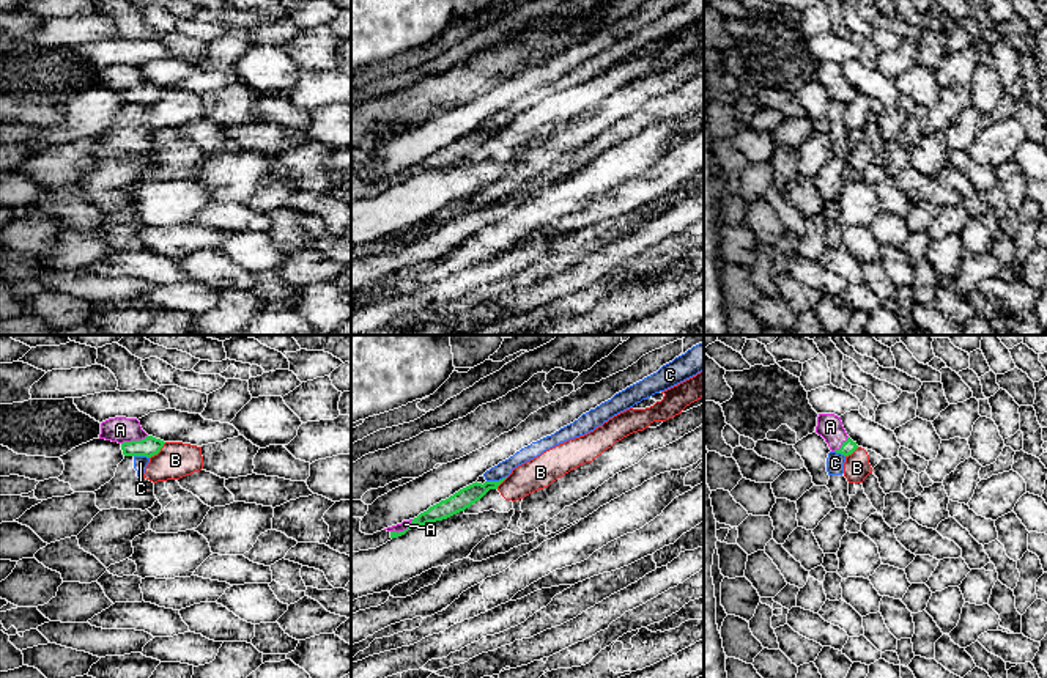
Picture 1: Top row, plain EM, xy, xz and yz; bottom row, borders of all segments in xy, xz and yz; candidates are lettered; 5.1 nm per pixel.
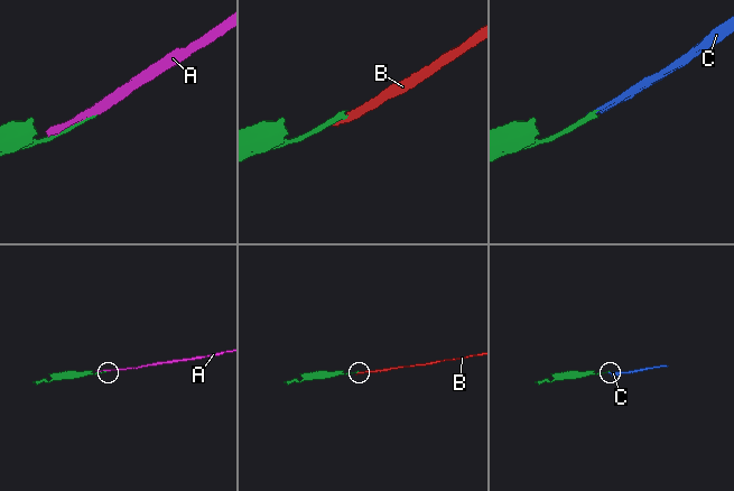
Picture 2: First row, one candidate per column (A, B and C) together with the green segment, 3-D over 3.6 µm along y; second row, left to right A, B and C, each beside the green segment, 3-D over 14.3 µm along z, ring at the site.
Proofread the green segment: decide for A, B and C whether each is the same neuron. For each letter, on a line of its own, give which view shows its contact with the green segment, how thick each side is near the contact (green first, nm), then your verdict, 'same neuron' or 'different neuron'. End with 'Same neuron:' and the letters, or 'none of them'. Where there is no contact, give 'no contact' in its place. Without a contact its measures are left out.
A: meets green in xy; 100 nm thick on the green side, 130 nm on the other; same neuron
B: meets green in xy; 100 nm thick on the green side, 190 nm on the other; different neuron
C: meets green in xz; 100 nm thick on the green side, 80 nm on the other; different neuron
Same neuron: A

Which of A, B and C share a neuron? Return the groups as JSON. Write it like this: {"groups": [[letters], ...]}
{"groups": [["A"], ["B"], ["C"]]}

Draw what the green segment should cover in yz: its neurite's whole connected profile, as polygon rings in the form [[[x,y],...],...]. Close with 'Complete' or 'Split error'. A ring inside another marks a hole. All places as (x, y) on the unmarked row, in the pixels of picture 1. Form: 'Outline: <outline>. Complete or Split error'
Outline: [[[819,61],[816,80],[825,87],[831,99],[844,104],[852,102],[858,93],[853,90],[841,69],[841,64],[834,61]]]. Split error

